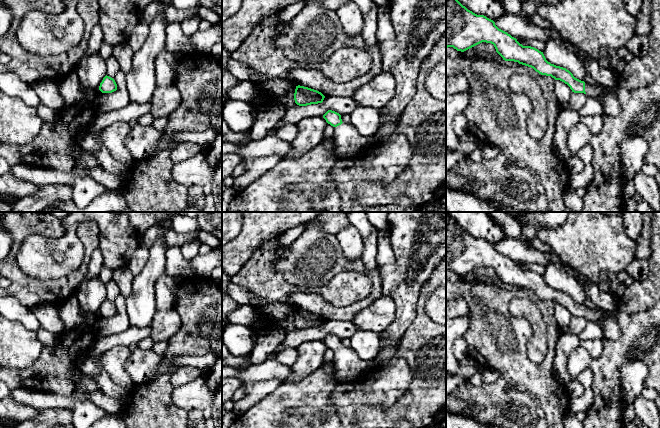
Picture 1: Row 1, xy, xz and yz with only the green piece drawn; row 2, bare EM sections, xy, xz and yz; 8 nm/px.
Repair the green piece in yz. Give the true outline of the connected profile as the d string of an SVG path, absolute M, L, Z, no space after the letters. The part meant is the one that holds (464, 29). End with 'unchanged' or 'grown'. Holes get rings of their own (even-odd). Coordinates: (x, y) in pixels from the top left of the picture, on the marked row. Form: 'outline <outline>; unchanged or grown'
outline M446 0L446 48L464 52L482 42L493 44L505 61L531 67L541 75L564 82L574 93L597 99L602 105L603 116L620 114L620 102L613 89L575 78L566 68L548 62L543 52L520 44L516 38L499 29L493 20L473 13L458 0Z; grown

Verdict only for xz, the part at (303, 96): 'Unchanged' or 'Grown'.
Unchanged

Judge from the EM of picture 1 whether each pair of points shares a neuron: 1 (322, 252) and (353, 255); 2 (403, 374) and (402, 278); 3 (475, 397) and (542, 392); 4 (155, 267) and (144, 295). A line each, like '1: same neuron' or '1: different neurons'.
1: different neurons
2: same neuron
3: different neurons
4: same neuron

